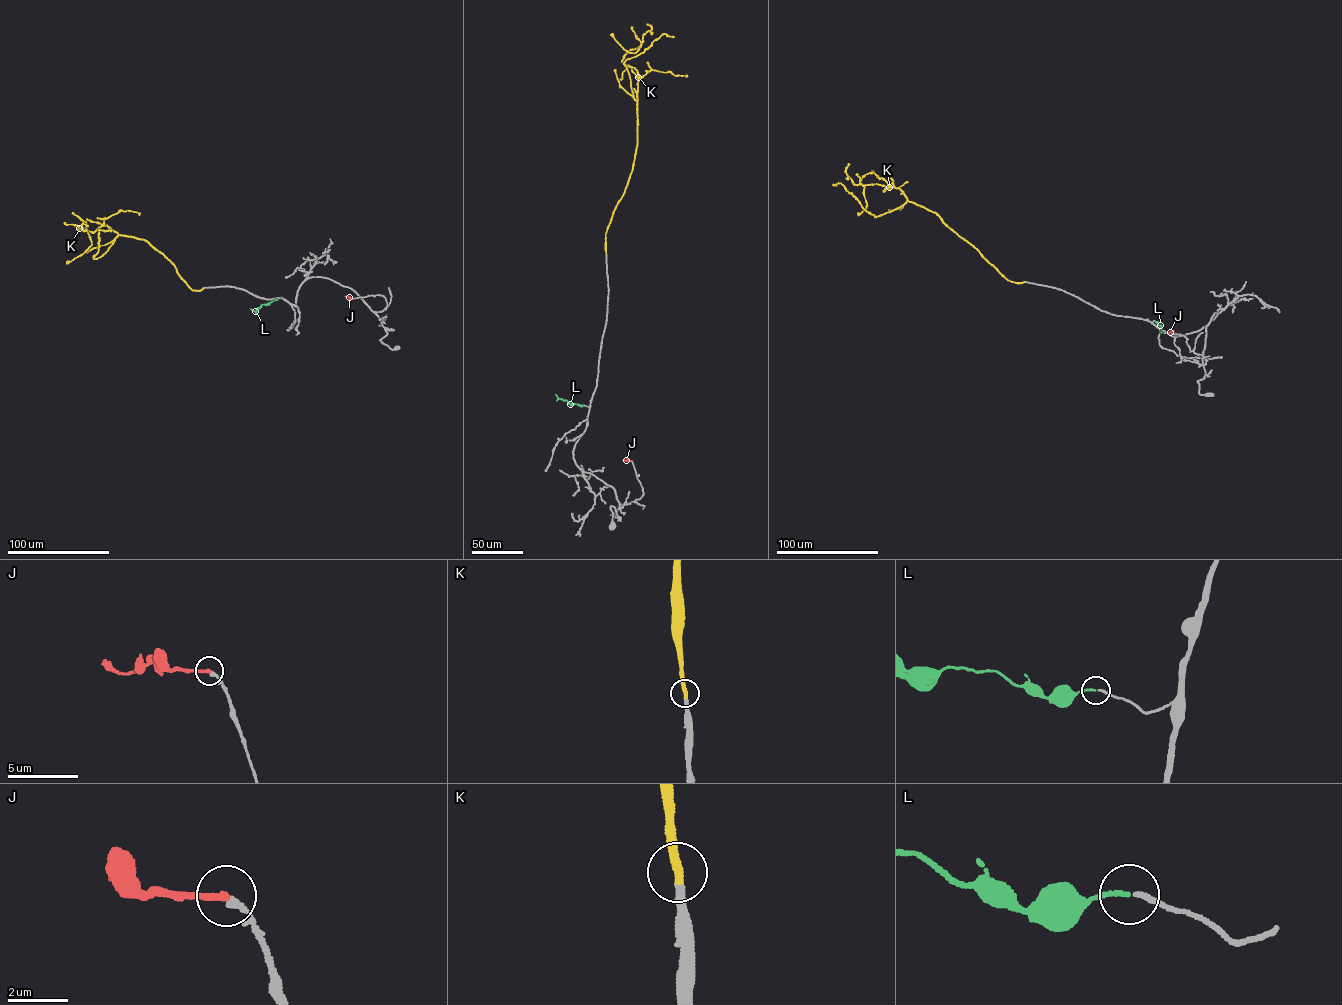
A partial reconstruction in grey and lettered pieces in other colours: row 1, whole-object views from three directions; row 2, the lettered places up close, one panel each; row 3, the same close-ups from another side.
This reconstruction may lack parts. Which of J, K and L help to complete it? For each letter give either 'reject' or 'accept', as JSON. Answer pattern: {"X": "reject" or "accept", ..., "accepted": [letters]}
{"J": "reject", "K": "accept", "L": "accept", "accepted": ["K", "L"]}

